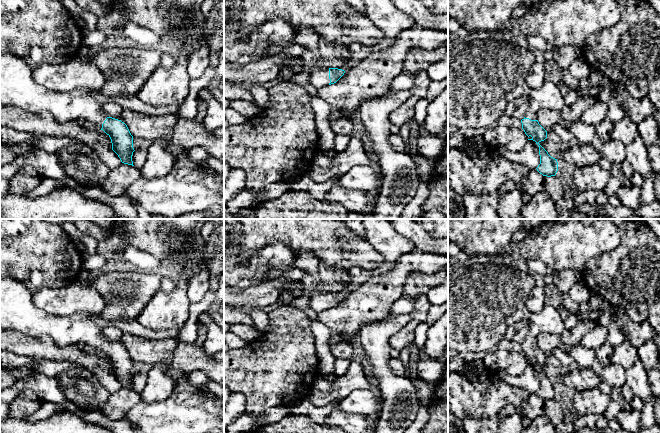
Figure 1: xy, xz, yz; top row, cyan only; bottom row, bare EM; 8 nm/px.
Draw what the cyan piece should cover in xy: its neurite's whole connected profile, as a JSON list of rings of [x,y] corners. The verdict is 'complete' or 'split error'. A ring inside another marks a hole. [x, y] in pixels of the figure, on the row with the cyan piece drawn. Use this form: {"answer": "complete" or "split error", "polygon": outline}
{"answer": "split error", "polygon": [[[10,53],[0,54],[0,105],[39,112],[48,111],[53,118],[65,123],[83,119],[103,130],[111,139],[112,150],[121,162],[133,165],[133,136],[121,120],[109,117],[104,105],[93,94],[97,90],[76,88],[60,92],[48,90],[34,80],[32,69]]]}

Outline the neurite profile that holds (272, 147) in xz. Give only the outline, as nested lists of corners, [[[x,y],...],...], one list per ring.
[[[277,81],[269,94],[269,105],[258,116],[224,129],[224,164],[244,171],[244,189],[255,195],[261,195],[272,183],[291,181],[307,174],[319,149],[310,93],[290,81]]]

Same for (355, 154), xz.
[[[360,133],[350,136],[348,147],[337,153],[331,166],[320,167],[313,163],[307,174],[314,182],[325,183],[331,179],[340,178],[356,166],[377,167],[377,158],[364,148]]]

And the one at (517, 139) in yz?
[[[515,127],[509,128],[507,133],[508,143],[506,147],[511,152],[520,152],[524,149],[528,136],[525,134],[523,129]]]

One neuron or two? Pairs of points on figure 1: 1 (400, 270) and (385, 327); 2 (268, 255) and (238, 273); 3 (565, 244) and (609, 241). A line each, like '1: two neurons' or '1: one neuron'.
1: two neurons
2: one neuron
3: one neuron

